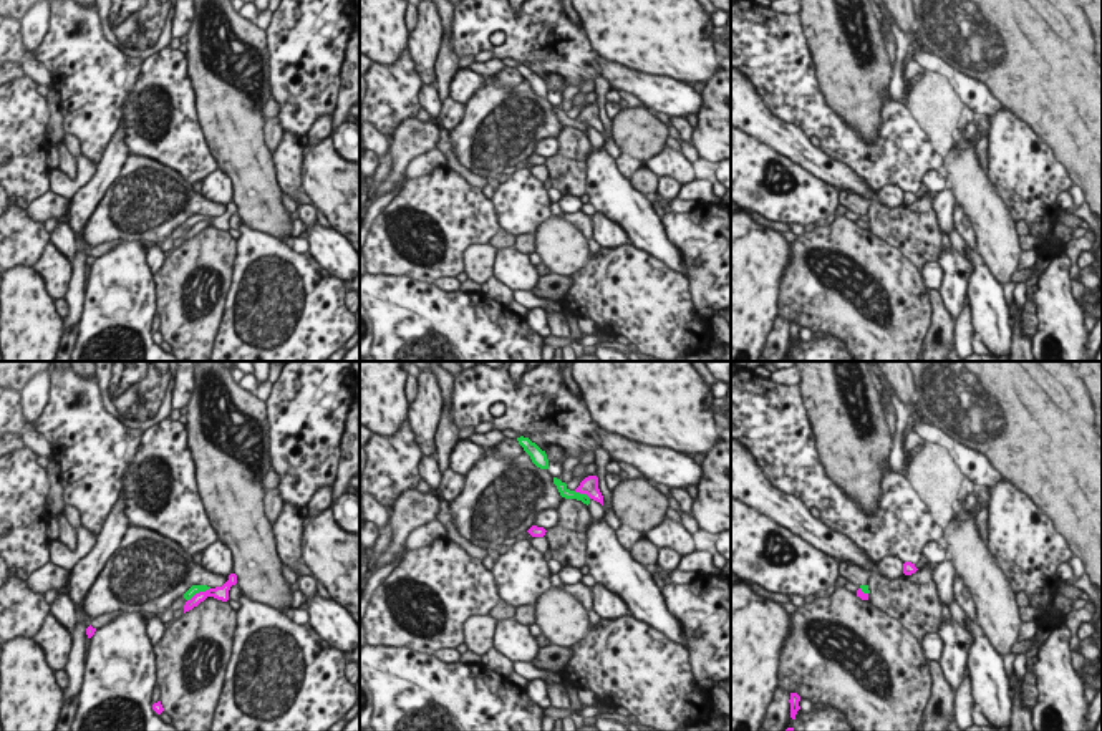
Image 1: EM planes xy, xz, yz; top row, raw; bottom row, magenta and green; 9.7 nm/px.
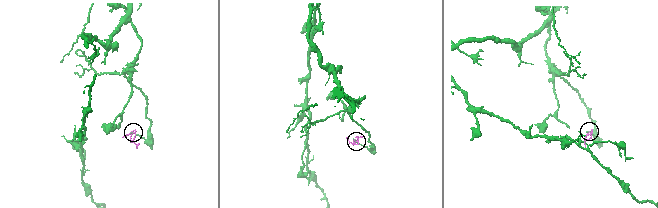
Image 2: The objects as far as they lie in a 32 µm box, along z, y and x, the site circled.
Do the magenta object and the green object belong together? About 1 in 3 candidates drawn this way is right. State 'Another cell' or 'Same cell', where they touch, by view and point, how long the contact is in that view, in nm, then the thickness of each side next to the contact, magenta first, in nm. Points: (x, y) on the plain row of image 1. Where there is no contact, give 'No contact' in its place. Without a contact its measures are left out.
Another cell. Touches magenta at xy (199, 221). Shared border 260 nm. Thickness 130 nm (magenta) against 90 nm

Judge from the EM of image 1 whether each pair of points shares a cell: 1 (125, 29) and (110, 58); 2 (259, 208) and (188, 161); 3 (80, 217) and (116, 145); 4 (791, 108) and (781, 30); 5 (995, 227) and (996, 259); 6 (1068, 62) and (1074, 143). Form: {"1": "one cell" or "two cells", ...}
{"1": "two cells", "2": "two cells", "3": "one cell", "4": "one cell", "5": "one cell", "6": "one cell"}

